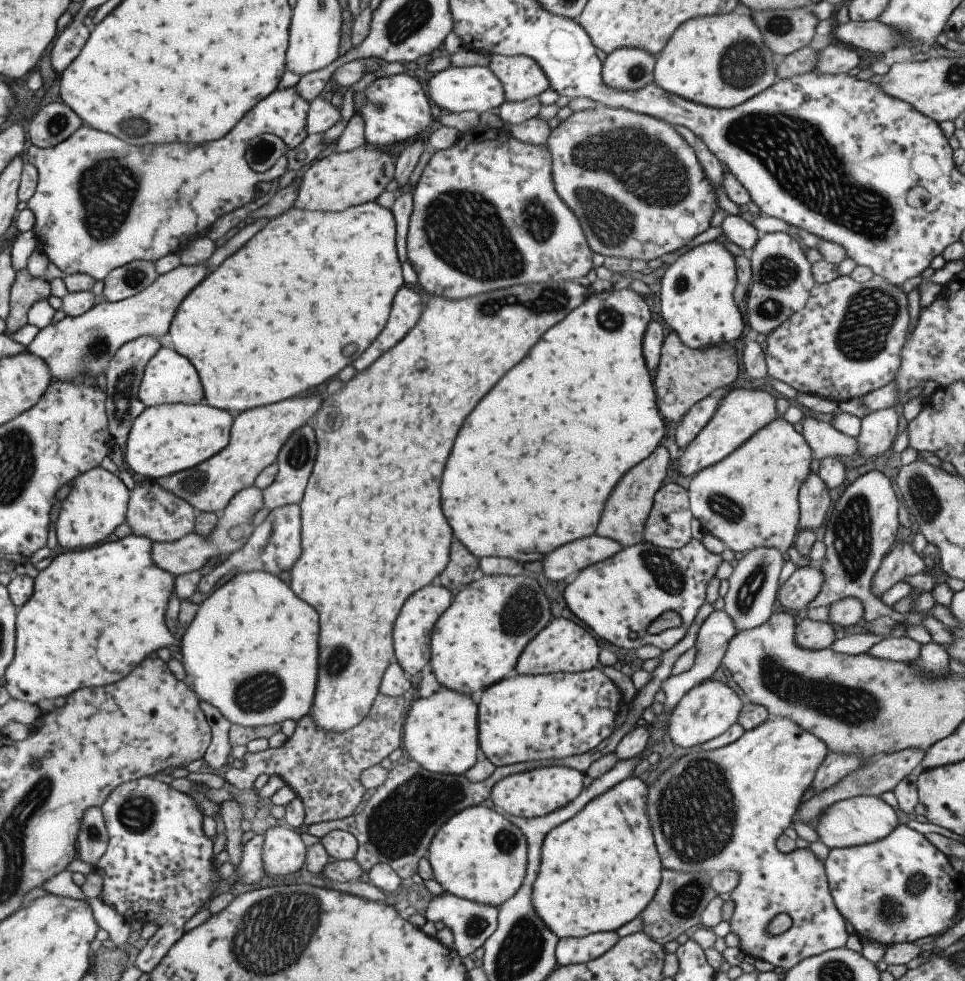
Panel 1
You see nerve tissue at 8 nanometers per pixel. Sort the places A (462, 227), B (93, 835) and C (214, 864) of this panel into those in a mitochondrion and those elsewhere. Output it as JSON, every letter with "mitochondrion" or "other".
{"A":"mitochondrion","B":"mitochondrion","C":"other"}

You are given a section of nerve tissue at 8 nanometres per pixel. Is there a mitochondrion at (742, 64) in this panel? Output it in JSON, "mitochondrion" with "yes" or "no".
{"mitochondrion":"yes"}

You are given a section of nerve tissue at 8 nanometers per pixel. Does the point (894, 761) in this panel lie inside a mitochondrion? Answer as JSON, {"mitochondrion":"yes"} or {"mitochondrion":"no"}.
{"mitochondrion":"no"}

